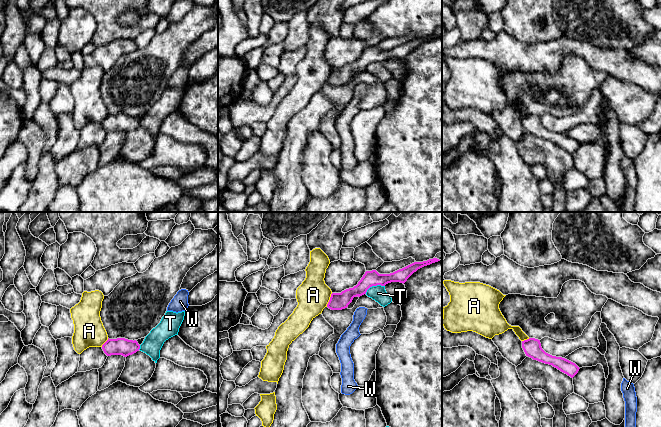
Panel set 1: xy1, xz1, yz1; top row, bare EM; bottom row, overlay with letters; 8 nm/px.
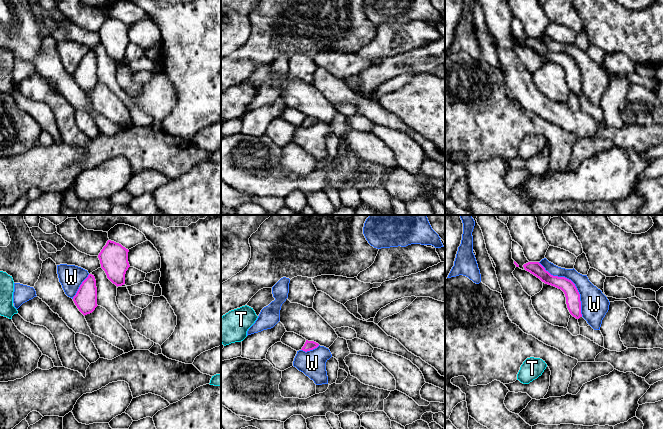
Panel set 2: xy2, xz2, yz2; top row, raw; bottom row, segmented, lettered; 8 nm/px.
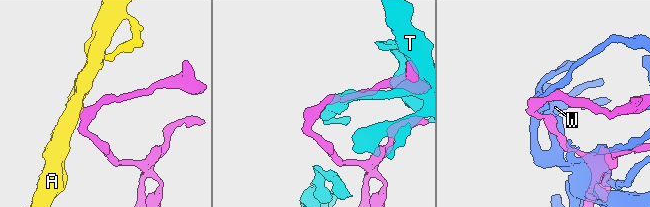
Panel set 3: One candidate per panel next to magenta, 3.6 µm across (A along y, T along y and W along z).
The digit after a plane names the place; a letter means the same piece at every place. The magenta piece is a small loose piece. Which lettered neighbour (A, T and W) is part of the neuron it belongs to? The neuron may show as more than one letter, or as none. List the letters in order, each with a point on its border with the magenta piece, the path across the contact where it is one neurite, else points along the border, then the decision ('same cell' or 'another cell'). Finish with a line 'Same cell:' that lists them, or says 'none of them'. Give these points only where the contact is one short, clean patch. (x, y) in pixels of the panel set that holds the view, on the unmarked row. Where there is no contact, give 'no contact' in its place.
A: meets magenta in xz1 at (329, 76); border along xz1 (332, 69), (326, 82); another cell
T: meets magenta in xz1 at (374, 61); another cell
W: meets magenta in yz2 at (572, 58); another cell
Same cell: none of them

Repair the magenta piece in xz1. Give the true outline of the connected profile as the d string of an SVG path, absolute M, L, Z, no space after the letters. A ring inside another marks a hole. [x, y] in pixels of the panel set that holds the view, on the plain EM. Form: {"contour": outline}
{"contour": "M437 34L423 38L414 38L402 45L390 50L379 50L376 46L366 47L361 56L353 64L346 65L341 69L332 69L327 83L331 86L342 86L348 83L354 73L366 70L372 62L385 62L391 58L405 59L407 55L418 45L440 37Z"}

